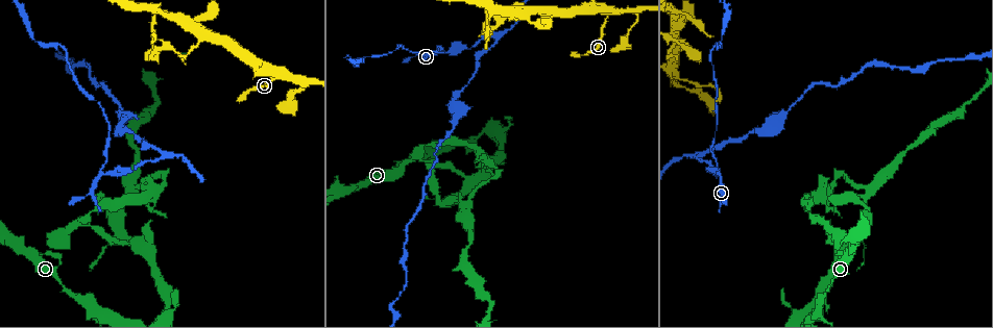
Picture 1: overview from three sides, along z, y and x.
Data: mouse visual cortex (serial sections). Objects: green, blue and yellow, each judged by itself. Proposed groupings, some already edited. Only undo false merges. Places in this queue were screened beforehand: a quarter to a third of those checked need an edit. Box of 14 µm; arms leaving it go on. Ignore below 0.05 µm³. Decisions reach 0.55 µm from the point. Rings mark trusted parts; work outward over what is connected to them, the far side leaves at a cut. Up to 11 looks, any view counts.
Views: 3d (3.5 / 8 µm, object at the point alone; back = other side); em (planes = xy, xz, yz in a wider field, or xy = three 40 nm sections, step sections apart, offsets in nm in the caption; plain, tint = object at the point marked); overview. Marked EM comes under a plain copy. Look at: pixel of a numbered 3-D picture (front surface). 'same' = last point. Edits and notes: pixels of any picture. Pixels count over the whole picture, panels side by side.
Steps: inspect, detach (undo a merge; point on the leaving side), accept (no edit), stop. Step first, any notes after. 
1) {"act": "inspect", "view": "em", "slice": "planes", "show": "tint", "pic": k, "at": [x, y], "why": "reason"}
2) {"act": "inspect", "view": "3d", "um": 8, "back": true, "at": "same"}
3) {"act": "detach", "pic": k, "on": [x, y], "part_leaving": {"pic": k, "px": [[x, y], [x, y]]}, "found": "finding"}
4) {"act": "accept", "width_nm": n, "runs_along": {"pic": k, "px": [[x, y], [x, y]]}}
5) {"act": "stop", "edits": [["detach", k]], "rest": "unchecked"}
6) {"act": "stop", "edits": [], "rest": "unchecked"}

{"act": "inspect", "view": "3d", "um": 3.5, "pic": 1, "at": [107, 172], "why": "a narrow waist"}

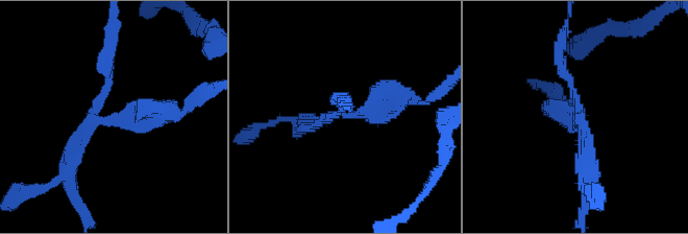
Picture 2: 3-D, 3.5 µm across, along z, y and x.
{"act": "inspect", "view": "em", "slice": "xy", "step": 5, "show": "tint", "pic": 2, "at": [104, 121]}

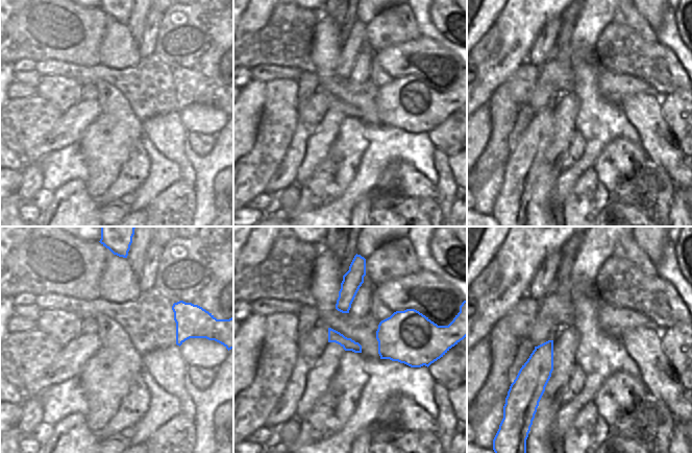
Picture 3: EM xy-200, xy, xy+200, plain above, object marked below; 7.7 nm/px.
{"act": "detach", "pic": 2, "on": [374, 108], "part_leaving": {"pic": 2, "px": [[344, 115], [434, 96]]}, "found": "a second cell is stuck on"}

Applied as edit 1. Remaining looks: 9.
{"act": "inspect", "view": "3d", "um": 3.5, "pic": 1, "at": [809, 210], "why": "thin neck"}

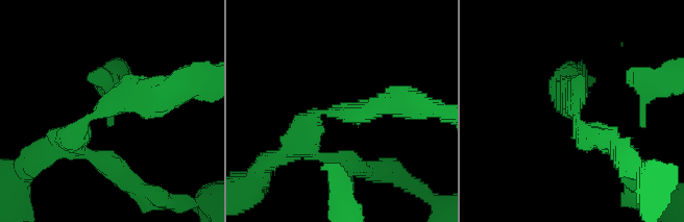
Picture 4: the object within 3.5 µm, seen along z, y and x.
{"act": "inspect", "view": "em", "slice": "xy", "step": 3, "show": "tint", "pic": 4, "at": [95, 113], "arm_widths_nm": [300, 350], "why": "need the tissue"}

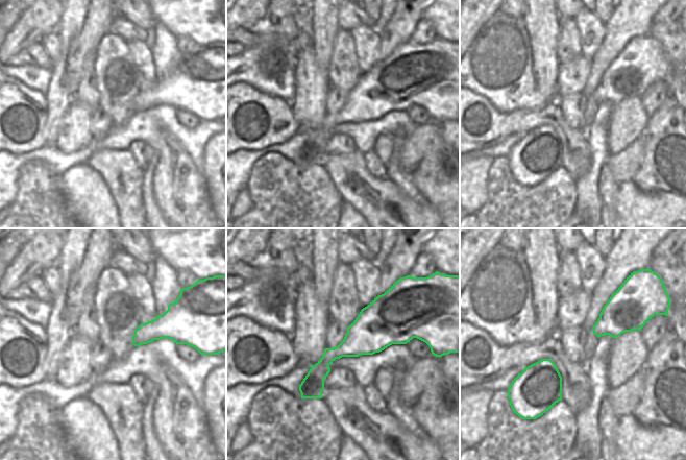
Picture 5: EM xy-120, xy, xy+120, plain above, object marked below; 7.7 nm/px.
{"act": "accept", "runs_along": {"pic": 4, "px": [[58, 145], [126, 91], [154, 91]]}, "found": "all the same cell"}

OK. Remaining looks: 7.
{"act": "inspect", "view": "3d", "um": 3.5, "pic": 1, "at": [405, 49], "why": "thin neck"}

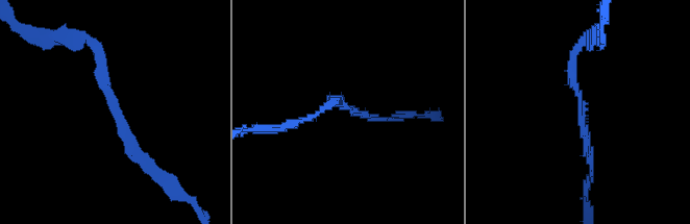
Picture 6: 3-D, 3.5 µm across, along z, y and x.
{"act": "inspect", "view": "em", "slice": "xy", "step": 1, "show": "tint", "pic": 6, "at": [113, 98], "why": "shape alone is not enough"}

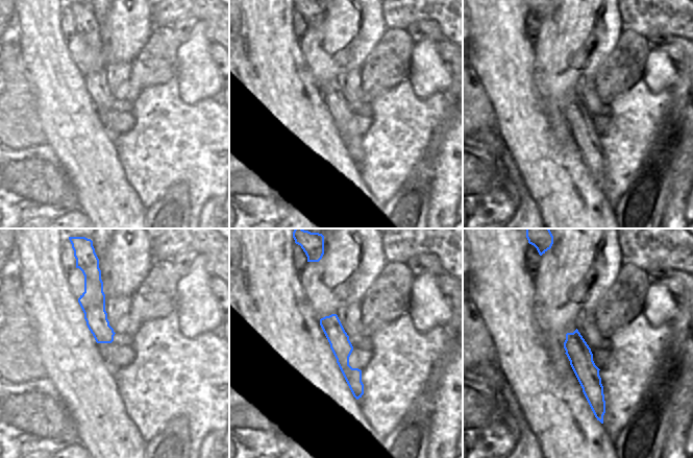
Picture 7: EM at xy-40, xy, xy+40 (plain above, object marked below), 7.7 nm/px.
{"act": "accept", "arm_widths_nm": [150, 150], "runs_along": {"pic": 7, "px": [[327, 318], [359, 394]]}, "found": "all the same cell"}

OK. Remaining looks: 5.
{"act": "stop", "edits": [["detach", 2]], "rest": "unchecked"}

